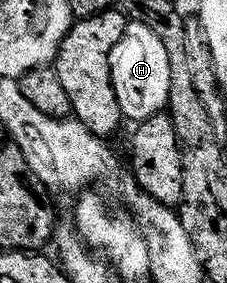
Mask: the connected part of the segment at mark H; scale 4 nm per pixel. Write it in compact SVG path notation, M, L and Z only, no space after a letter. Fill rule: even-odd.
M126 22L119 41L115 41L109 51L109 68L117 104L126 120L140 121L166 110L171 89L171 65L167 61L163 41L159 41L147 25Z

